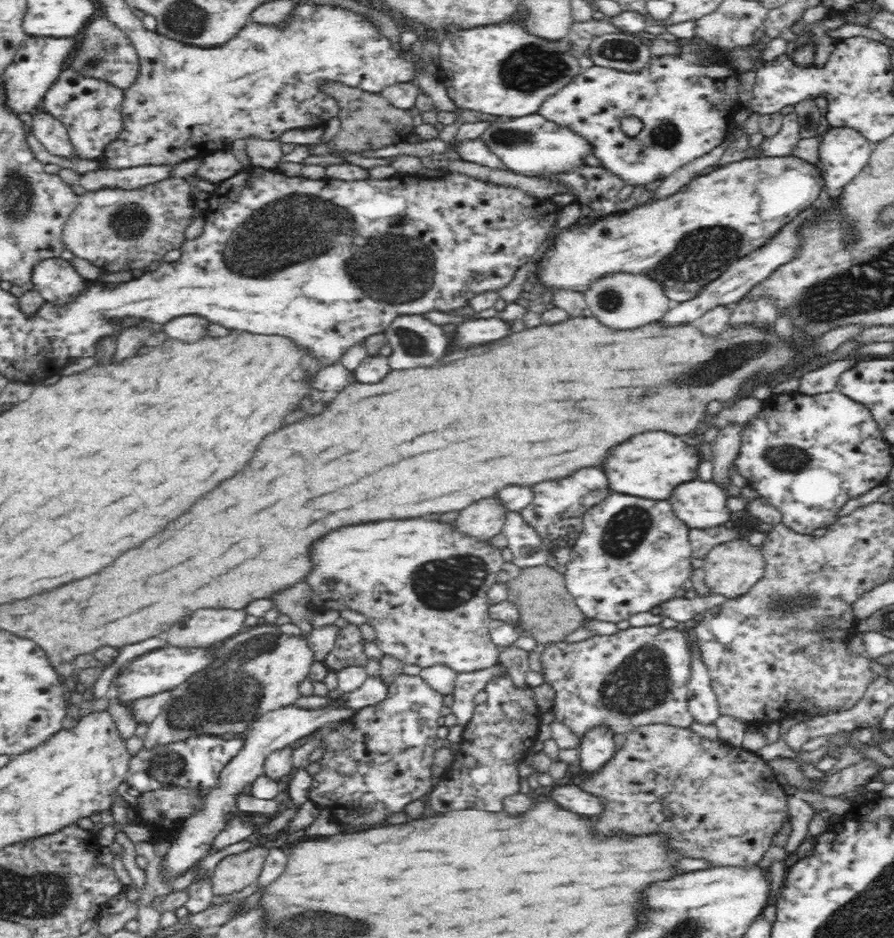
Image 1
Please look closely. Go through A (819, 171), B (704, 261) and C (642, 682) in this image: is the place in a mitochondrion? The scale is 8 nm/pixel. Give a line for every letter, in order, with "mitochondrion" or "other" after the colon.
A: other
B: mitochondrion
C: mitochondrion

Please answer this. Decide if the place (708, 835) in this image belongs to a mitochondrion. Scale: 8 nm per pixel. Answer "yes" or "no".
no

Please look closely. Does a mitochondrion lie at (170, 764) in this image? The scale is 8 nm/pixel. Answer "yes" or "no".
yes

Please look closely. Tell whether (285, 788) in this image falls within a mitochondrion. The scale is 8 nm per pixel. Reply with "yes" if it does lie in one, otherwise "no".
no

